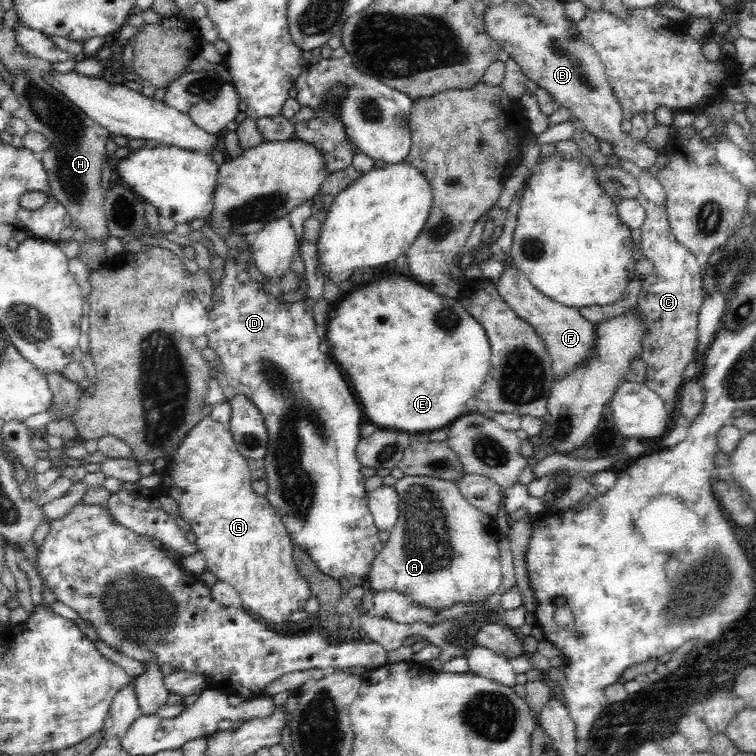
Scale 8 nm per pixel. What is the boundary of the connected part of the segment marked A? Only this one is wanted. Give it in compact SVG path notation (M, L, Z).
M404 475L397 480L394 488L399 496L399 515L397 523L389 530L388 540L373 560L367 583L371 590L398 590L414 603L436 611L452 603L477 601L497 592L502 584L502 564L498 549L501 535L495 517L472 506L462 496L458 485L449 480Z

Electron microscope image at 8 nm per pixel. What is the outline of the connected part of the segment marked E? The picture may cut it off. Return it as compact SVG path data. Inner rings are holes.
M386 274L354 288L334 305L326 340L338 366L344 366L348 382L360 398L365 421L376 427L403 430L414 435L449 427L466 410L466 401L476 396L490 368L491 346L480 321L460 302L444 298L430 288L400 276Z

